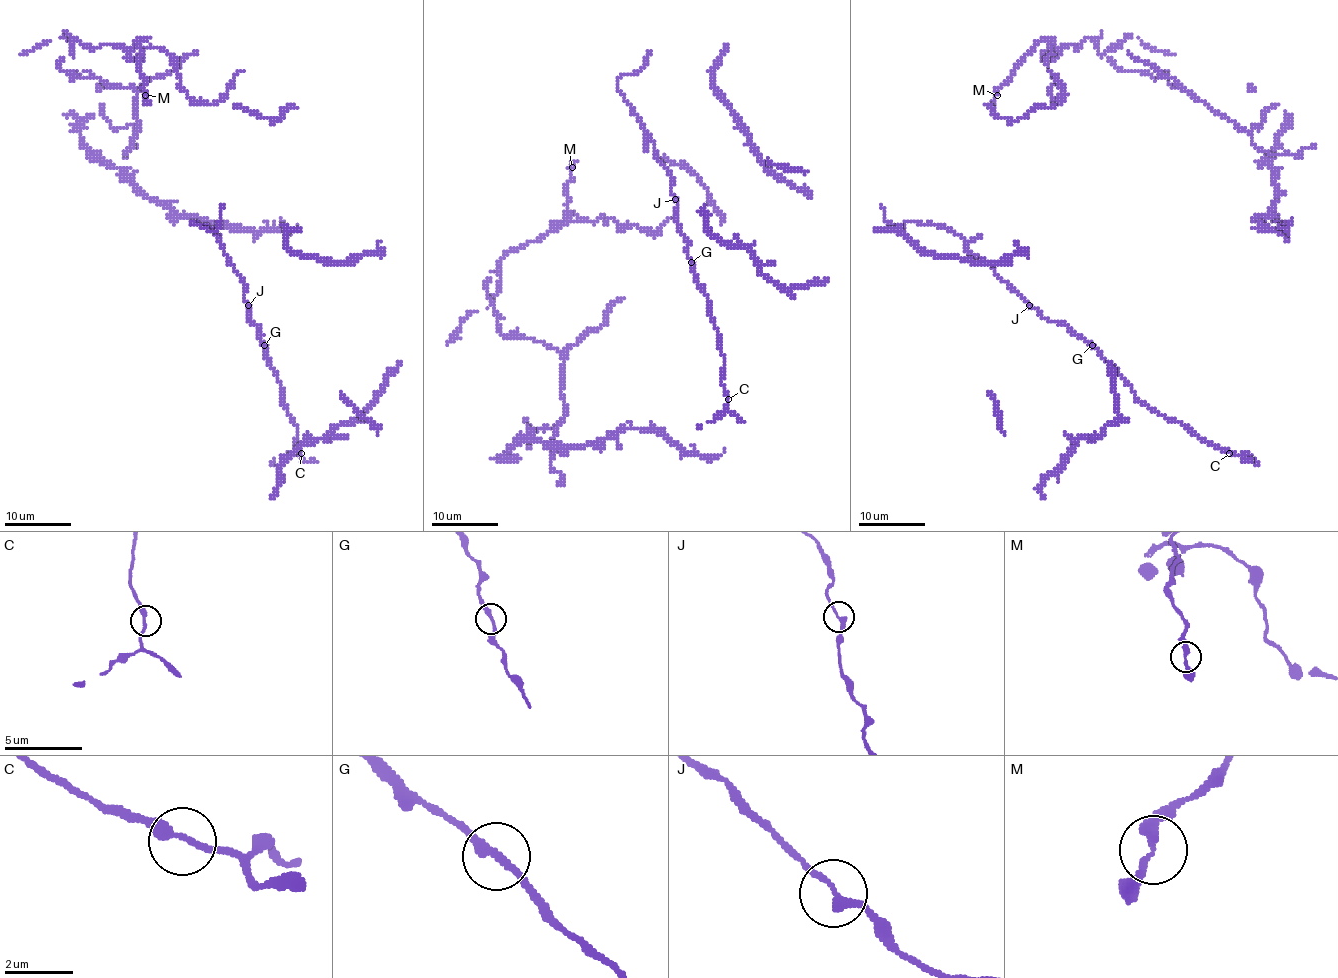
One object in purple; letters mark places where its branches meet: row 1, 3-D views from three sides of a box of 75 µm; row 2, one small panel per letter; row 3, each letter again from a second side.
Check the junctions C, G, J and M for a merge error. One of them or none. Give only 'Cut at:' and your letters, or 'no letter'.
Cut at: no letter

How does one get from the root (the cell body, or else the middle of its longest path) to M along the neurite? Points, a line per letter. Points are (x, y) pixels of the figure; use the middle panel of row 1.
M: (648, 230), (622, 227), (613, 219), (607, 224), (602, 219), (566, 222), (565, 187), (571, 167)

